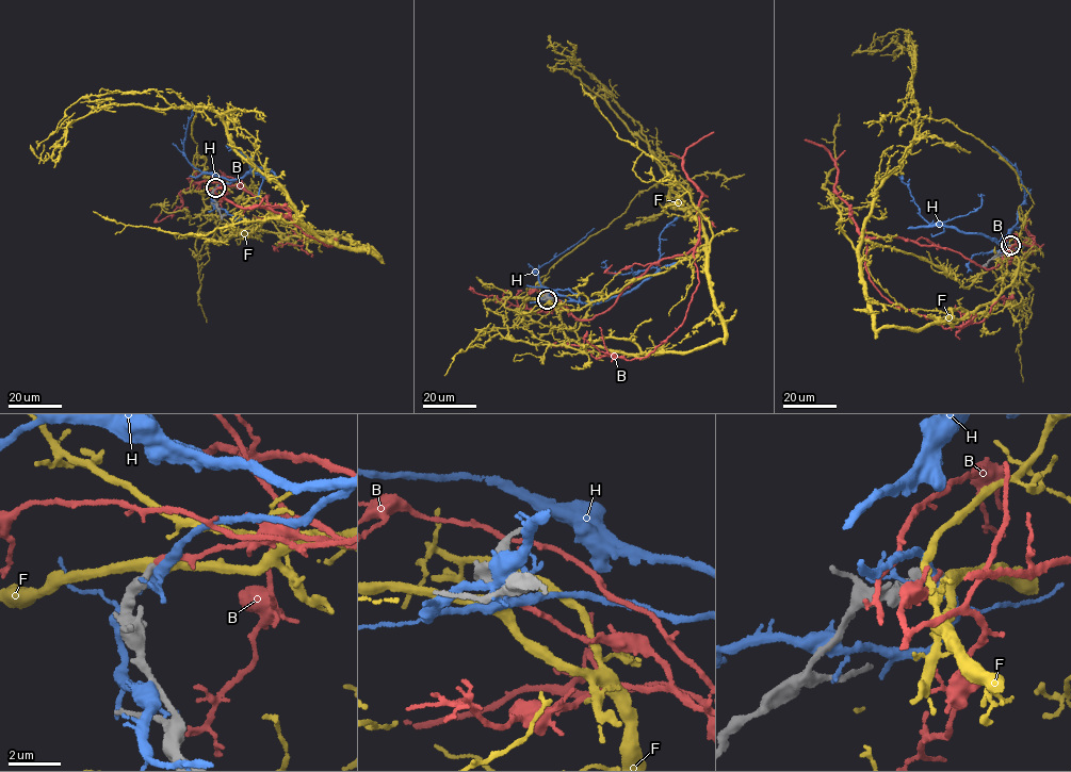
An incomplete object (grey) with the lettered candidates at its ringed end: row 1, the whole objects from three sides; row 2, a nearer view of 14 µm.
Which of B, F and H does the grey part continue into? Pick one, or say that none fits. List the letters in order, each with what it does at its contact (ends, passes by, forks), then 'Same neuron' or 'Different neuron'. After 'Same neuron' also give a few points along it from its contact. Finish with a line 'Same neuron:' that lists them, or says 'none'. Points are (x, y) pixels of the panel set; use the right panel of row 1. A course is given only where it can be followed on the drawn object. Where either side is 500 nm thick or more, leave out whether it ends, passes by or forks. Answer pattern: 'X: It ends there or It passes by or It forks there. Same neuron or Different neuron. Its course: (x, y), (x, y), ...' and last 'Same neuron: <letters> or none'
B: It ends there. Different neuron
F: It passes by. Different neuron
H: It forks there. Different neuron
Same neuron: none

